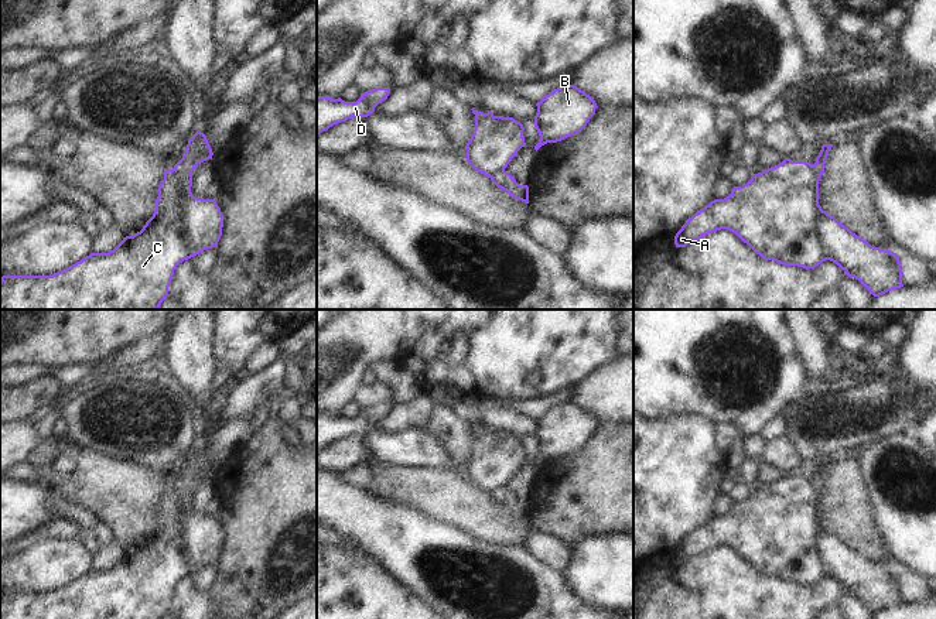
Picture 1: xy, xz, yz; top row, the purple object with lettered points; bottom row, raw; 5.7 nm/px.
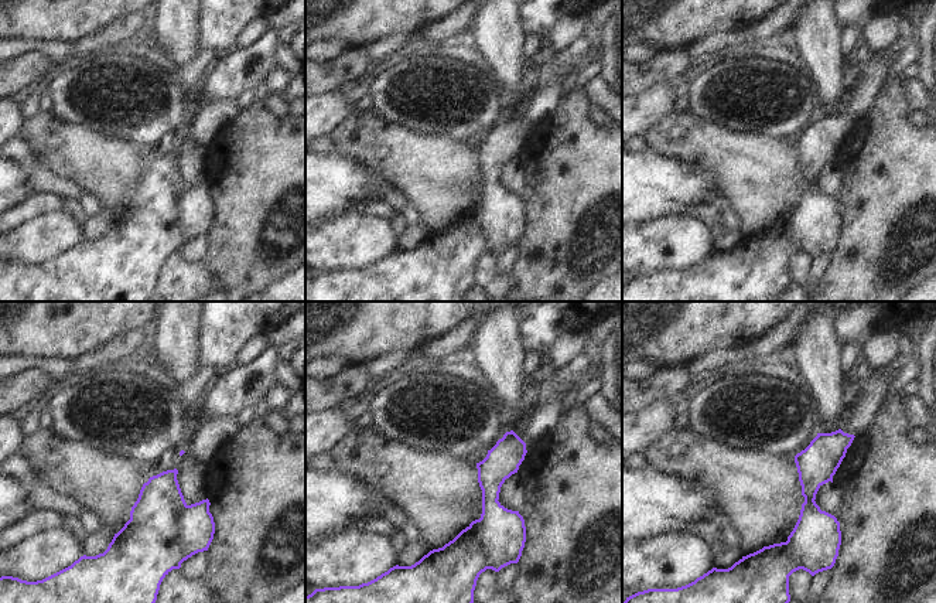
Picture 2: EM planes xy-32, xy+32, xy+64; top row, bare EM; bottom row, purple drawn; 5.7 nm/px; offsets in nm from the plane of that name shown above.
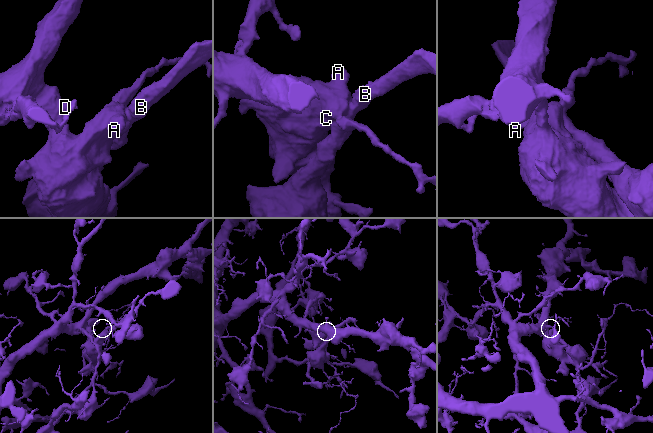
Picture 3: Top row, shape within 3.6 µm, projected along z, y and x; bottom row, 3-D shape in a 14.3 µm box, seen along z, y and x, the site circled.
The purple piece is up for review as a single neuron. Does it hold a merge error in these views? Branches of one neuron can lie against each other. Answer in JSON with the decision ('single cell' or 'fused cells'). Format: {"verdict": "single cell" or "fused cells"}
{"verdict": "fused cells"}

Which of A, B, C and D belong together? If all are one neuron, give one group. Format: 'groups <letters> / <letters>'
groups A C D / B

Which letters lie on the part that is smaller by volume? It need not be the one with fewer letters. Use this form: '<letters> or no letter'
B

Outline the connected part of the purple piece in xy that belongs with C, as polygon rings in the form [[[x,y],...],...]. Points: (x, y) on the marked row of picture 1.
[[[165,170],[158,185],[156,211],[140,232],[123,237],[109,253],[90,253],[52,276],[3,276],[0,310],[158,310],[168,295],[174,270],[189,259],[187,242],[181,236],[181,196],[185,191],[191,192],[184,188],[174,170]]]

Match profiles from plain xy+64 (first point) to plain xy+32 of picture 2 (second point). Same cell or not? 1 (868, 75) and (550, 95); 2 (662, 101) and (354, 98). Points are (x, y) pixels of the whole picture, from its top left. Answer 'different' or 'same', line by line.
1: same
2: different

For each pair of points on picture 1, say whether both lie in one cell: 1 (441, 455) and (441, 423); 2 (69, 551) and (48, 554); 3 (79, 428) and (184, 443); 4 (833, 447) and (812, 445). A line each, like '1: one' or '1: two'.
1: two
2: one
3: one
4: one

